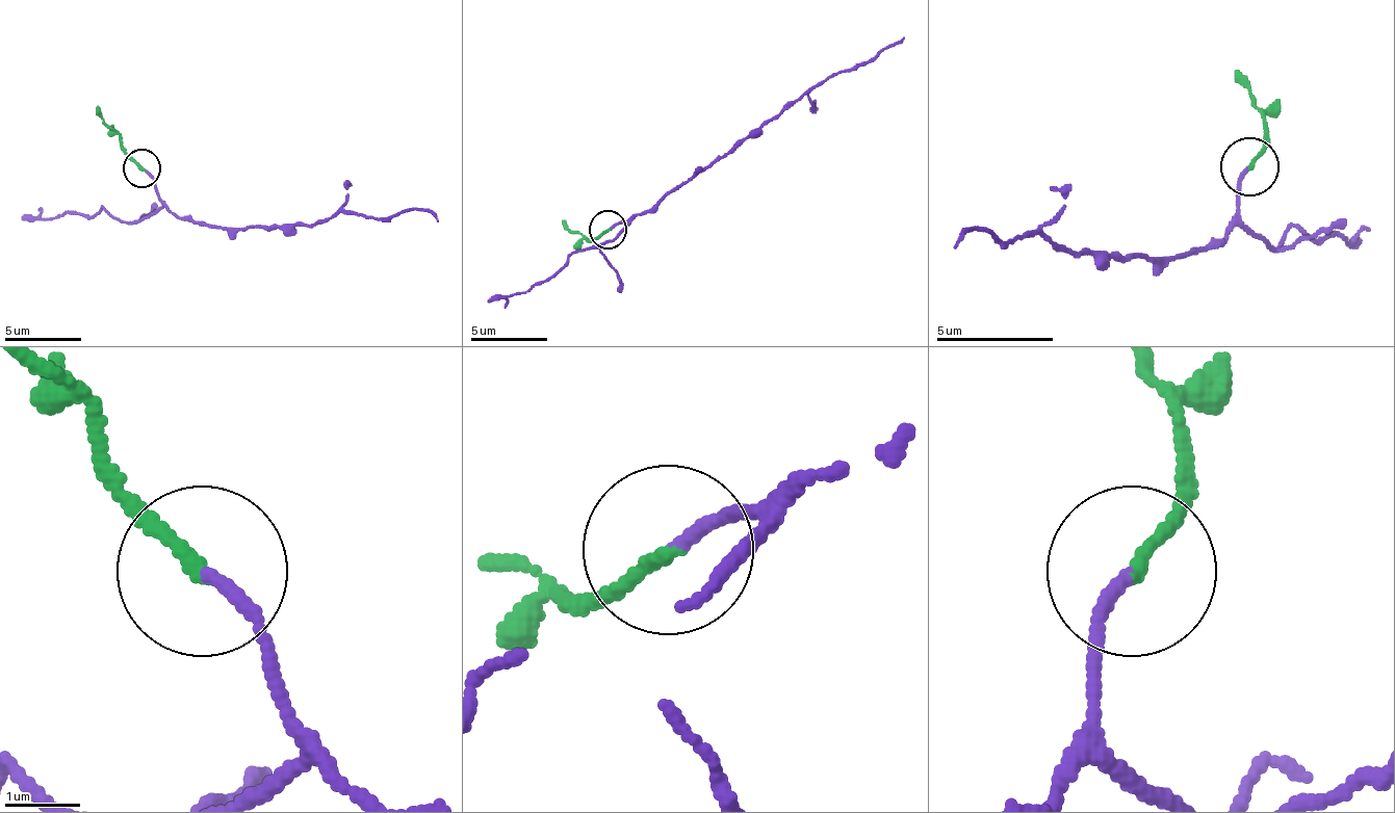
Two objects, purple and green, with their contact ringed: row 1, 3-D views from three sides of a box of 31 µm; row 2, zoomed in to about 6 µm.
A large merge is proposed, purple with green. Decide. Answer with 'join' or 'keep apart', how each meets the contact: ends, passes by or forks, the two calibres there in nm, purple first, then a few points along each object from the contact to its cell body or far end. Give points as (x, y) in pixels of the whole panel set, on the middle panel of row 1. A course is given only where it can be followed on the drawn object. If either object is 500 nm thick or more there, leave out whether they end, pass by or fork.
join; purple ends there; green ends there; 160 nm thick on the purple side, 200 nm on the other; purple runs (609, 229), (631, 220), (815, 87), (857, 69), (903, 37); green runs (609, 229), (586, 240), (563, 220)

